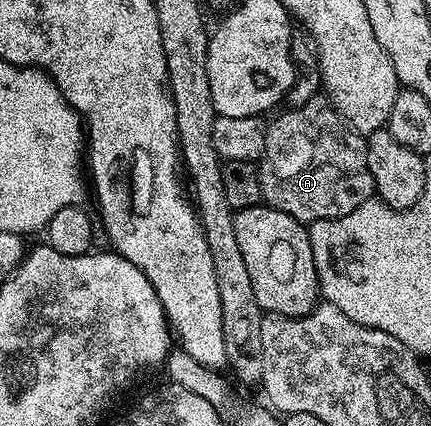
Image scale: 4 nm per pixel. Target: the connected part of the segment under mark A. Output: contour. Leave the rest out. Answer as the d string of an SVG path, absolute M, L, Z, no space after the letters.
M316 95L309 103L296 105L286 110L274 122L267 126L267 142L265 152L259 158L259 178L263 201L277 211L285 211L293 219L310 223L326 217L349 215L361 203L372 200L376 196L375 180L369 171L367 158L367 142L364 134L356 133L350 128L343 116L331 106L325 95Z

